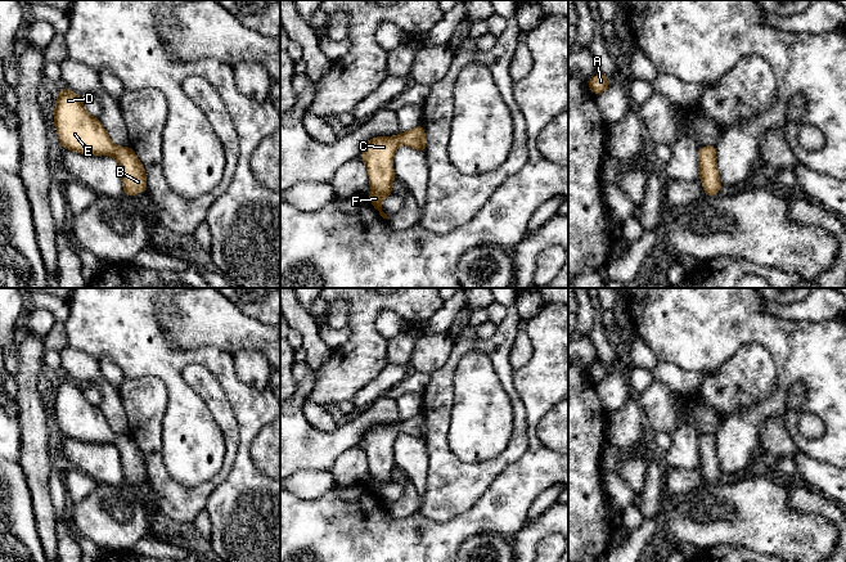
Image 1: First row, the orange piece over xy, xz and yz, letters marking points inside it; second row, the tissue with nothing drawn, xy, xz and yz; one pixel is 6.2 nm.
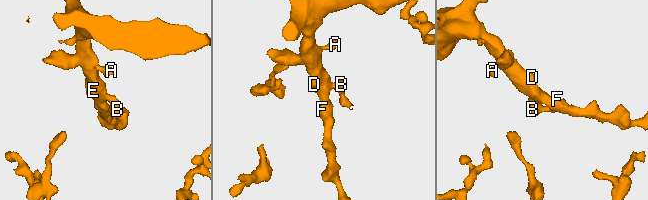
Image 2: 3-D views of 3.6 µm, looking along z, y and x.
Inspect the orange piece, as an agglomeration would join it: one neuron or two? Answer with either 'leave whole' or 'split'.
leave whole

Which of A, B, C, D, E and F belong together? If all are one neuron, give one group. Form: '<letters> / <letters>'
A B C D E F

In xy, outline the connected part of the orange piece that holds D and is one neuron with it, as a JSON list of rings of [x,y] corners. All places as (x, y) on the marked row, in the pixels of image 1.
[[[62,87],[54,109],[54,126],[63,149],[82,154],[111,156],[121,168],[125,195],[147,190],[143,163],[130,147],[117,147],[99,118],[84,108],[82,98]]]

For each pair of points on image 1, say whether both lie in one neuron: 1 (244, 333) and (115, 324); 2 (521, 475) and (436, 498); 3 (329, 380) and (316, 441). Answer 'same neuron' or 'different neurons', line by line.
1: different neurons
2: different neurons
3: different neurons

